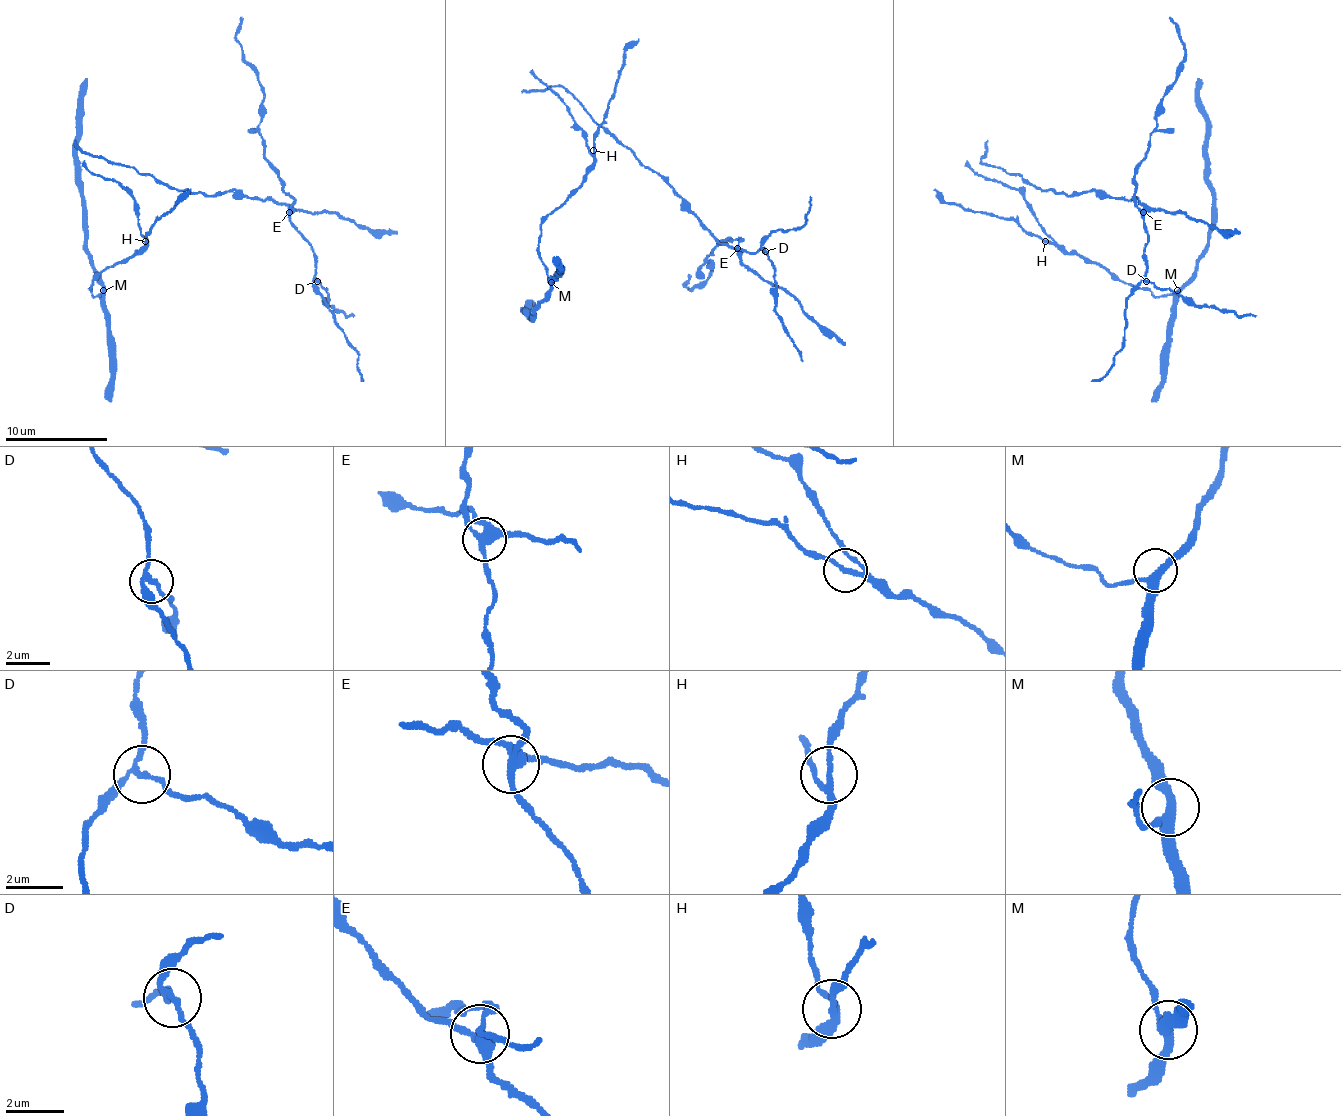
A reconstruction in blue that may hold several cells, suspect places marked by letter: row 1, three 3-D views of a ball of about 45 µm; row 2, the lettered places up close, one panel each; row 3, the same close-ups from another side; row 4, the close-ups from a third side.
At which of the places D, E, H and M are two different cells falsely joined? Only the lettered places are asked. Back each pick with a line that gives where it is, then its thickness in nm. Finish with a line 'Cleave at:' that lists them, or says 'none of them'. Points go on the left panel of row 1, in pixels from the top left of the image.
D: place (317, 281); calibre 150 nm
E: place (289, 212); calibre 320 nm
Cleave at: D, E

